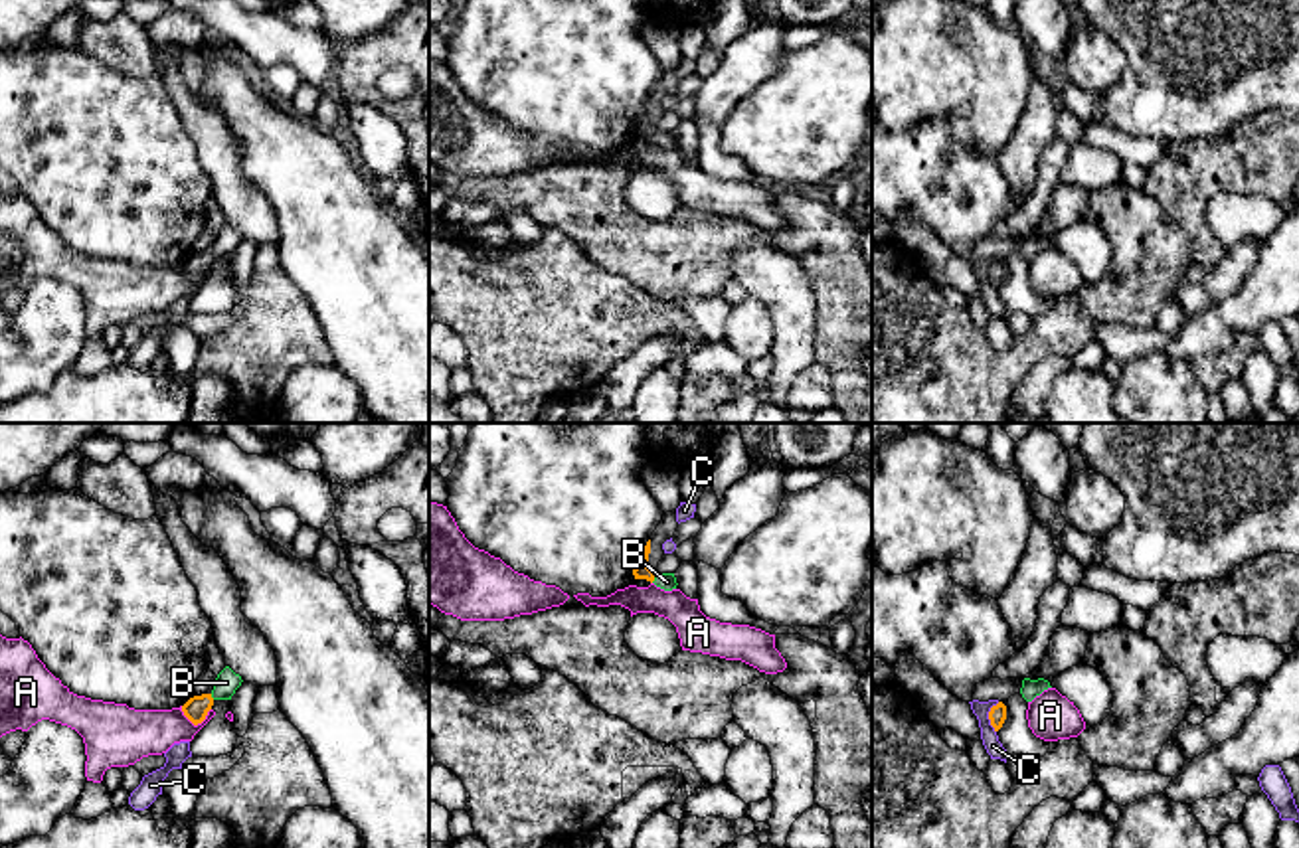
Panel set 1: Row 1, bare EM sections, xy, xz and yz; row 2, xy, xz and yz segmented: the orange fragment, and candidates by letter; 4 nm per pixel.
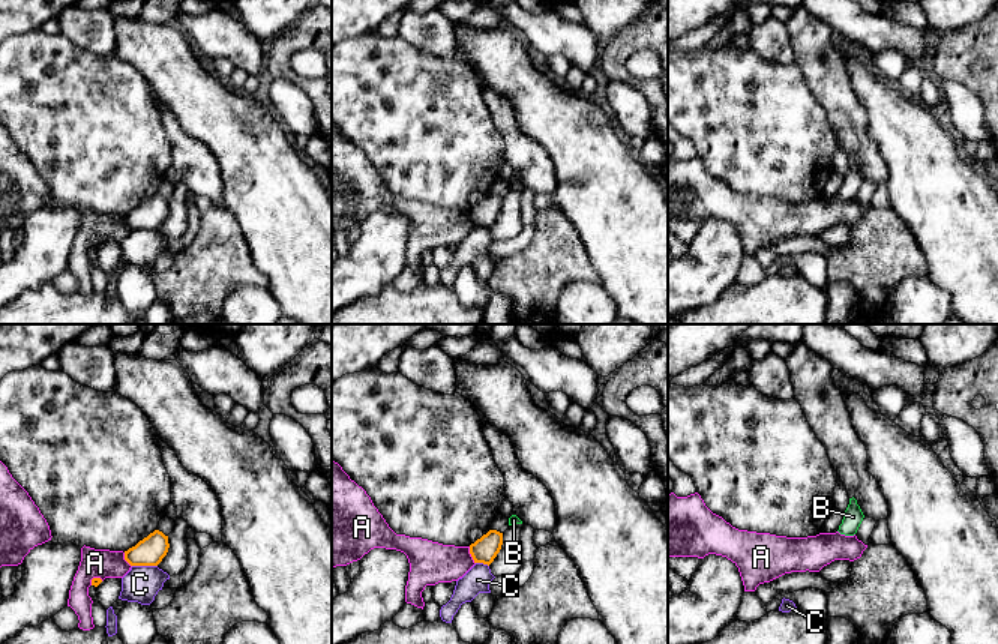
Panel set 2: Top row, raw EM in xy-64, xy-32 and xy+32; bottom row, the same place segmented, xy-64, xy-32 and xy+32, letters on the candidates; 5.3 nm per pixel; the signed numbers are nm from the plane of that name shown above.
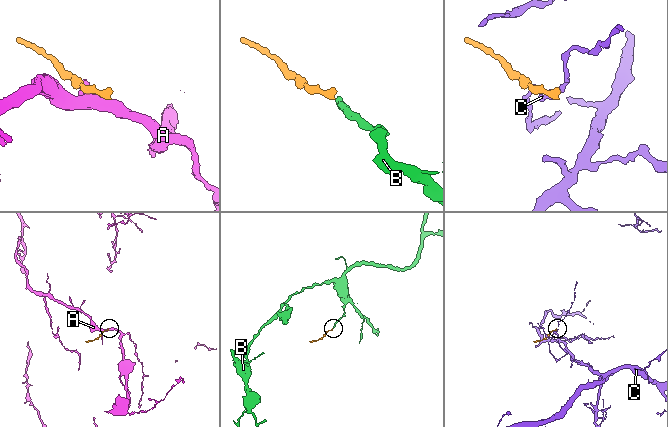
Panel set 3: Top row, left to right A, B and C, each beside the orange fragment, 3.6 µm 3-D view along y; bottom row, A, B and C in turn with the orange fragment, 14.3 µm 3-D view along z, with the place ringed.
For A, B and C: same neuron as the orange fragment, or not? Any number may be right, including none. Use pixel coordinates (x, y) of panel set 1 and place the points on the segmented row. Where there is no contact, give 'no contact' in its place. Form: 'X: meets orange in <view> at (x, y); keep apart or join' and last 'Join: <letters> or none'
A: meets orange in xy at (194, 724); keep apart
B: meets orange in xz at (653, 578); join
C: meets orange in yz at (989, 716); keep apart
Join: B

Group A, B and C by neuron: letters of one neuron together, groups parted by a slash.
A / B / C

